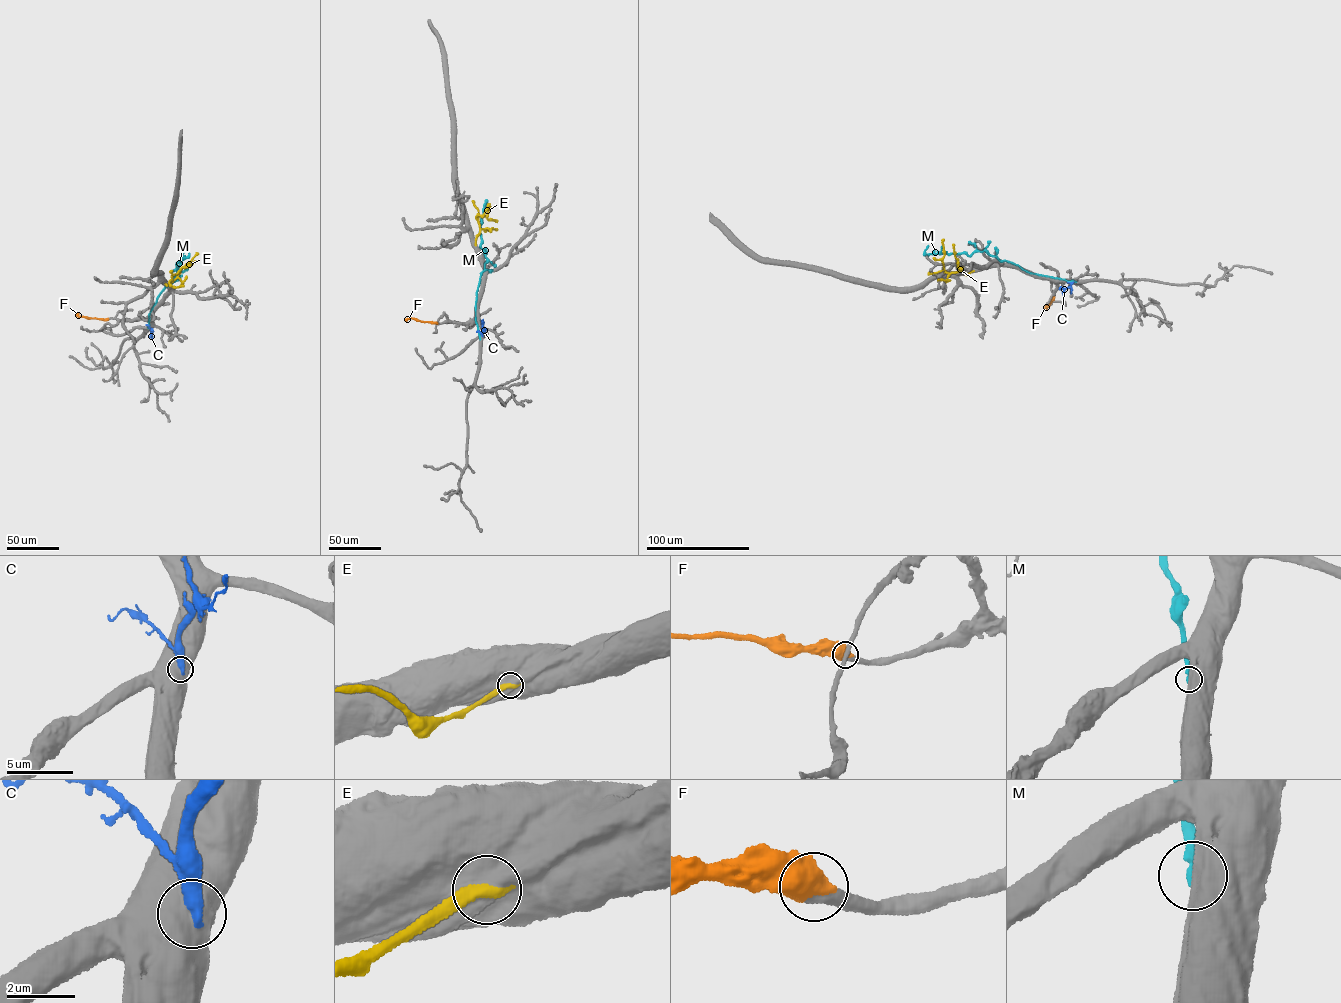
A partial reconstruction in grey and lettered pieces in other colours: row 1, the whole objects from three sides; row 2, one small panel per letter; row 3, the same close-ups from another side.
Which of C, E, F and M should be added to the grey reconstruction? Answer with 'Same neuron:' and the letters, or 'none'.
Same neuron: F

